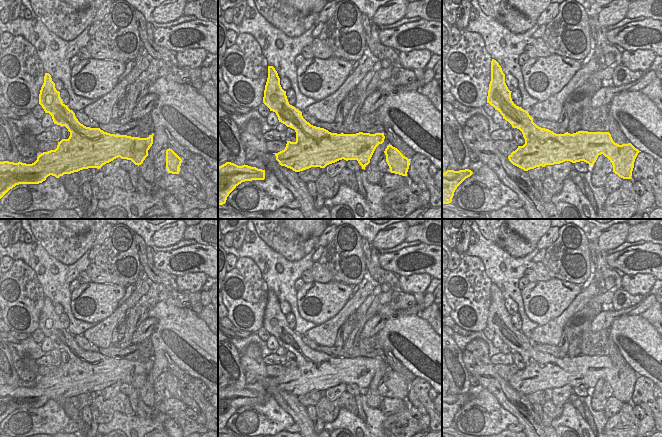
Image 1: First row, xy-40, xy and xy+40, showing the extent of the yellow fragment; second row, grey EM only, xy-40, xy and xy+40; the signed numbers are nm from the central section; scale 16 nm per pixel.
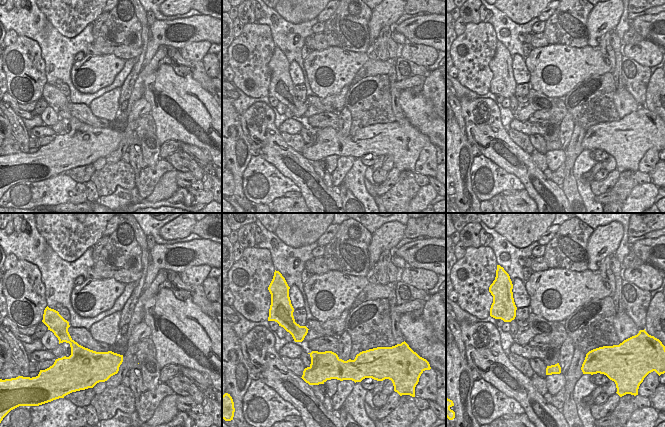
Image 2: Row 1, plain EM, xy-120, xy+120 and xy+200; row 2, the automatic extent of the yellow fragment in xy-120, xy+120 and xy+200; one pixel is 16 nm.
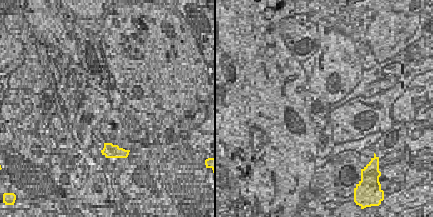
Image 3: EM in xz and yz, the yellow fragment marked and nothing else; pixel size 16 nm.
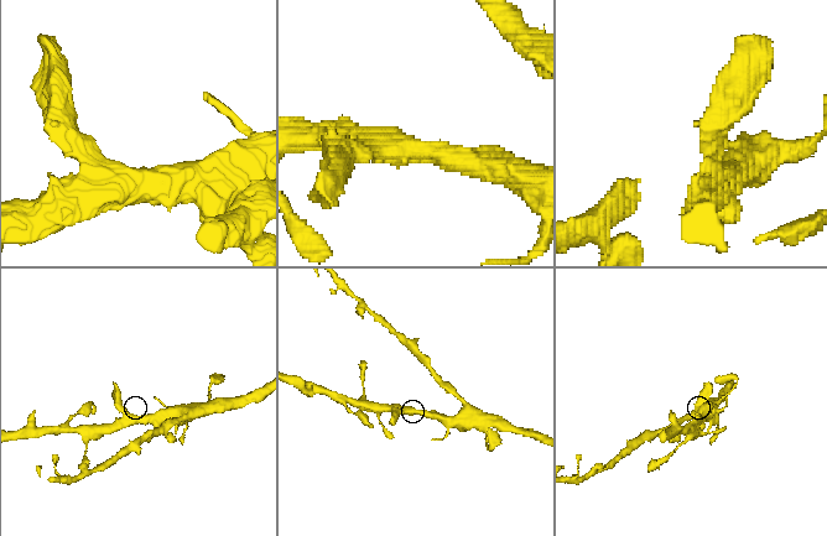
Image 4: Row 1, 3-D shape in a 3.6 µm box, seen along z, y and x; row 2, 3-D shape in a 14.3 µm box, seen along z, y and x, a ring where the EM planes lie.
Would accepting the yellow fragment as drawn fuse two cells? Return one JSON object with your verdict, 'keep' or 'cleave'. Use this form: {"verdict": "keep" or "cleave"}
{"verdict": "cleave"}

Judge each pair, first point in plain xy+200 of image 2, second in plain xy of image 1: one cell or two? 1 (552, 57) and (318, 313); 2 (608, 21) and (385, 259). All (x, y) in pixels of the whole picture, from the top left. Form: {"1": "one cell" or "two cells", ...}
{"1": "one cell", "2": "two cells"}

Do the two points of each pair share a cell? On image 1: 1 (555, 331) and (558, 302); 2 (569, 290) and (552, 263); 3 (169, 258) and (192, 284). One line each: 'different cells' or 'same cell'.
1: different cells
2: different cells
3: different cells

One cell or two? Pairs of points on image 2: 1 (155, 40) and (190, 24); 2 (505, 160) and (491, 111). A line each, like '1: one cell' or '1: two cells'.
1: one cell
2: one cell

